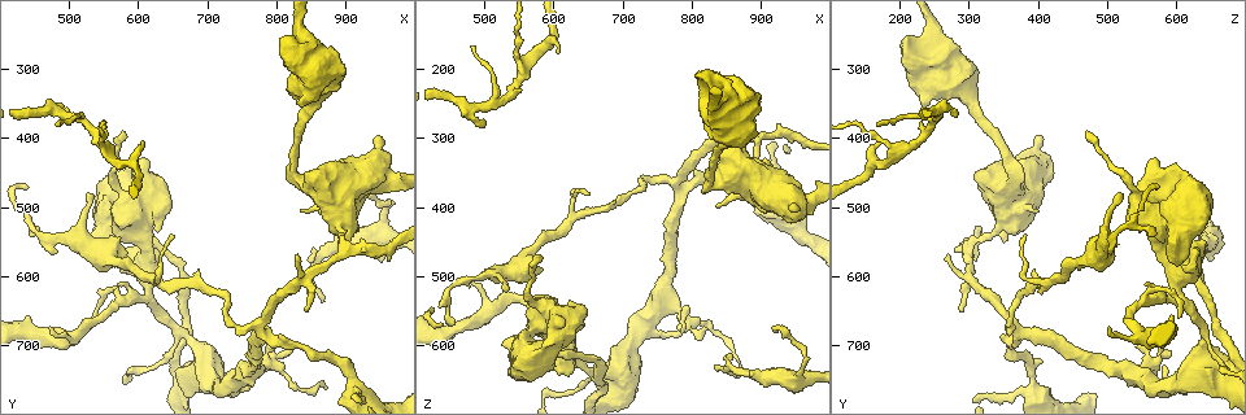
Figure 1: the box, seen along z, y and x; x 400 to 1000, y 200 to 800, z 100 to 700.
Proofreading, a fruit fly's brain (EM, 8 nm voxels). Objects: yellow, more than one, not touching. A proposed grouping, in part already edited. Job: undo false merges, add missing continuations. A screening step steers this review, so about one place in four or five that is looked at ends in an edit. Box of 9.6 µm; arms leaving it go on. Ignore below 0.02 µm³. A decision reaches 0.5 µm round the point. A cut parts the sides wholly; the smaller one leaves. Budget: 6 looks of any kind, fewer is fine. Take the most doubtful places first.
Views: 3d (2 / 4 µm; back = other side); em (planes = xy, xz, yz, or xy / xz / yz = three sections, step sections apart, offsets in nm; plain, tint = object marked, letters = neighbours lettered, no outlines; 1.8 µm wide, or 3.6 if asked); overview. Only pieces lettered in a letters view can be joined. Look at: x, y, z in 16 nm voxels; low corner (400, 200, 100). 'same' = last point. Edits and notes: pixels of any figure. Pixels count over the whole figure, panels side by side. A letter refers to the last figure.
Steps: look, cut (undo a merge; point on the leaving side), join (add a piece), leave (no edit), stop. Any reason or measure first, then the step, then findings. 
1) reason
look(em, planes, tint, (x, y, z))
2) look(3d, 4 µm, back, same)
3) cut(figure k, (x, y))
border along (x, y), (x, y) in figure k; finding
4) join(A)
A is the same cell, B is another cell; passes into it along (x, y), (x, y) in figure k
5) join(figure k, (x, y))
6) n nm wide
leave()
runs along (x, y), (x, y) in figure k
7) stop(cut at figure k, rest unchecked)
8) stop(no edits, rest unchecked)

looks like a crossing
look(em, yz, step 16, plain, (785, 680, 380))

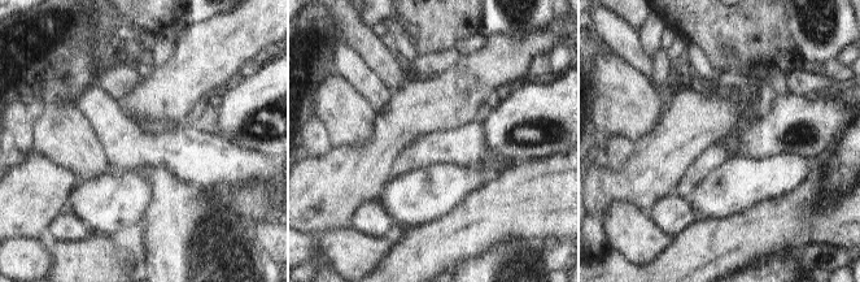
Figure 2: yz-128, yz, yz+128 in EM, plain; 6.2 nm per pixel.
look(em, yz, step 16, letters, same)

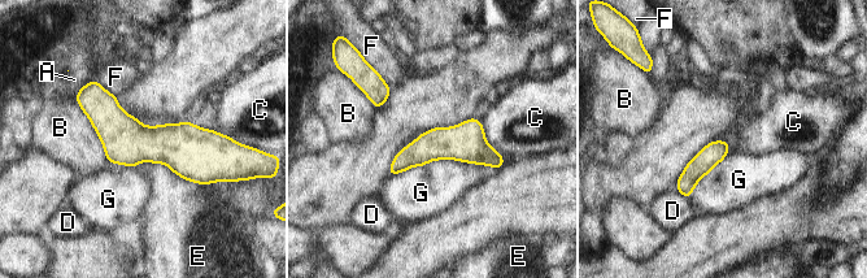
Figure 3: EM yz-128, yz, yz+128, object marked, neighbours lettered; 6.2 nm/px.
leave()
A, B, C, D, E, F and G are other cells; runs along (79, 96), (133, 143), (217, 146) in figure 3; continuous, no second neuron

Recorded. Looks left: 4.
thin end
look(em, xz, step 16, letters, (475, 675, 500))

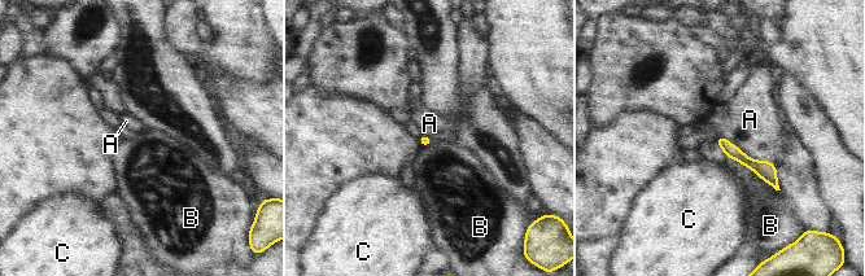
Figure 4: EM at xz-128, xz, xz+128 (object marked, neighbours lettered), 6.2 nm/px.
look(em, planes, letters, same)

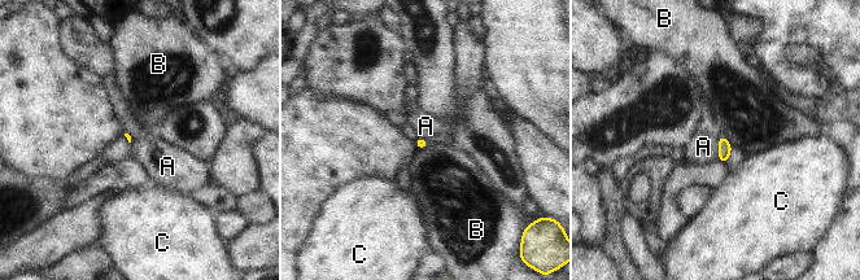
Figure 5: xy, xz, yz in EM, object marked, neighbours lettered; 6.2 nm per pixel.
leave()
A, B and C are other cells; border along (720, 134), (719, 156), (716, 158) in figure 5; none of them fits

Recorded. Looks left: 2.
thick end
look(em, xy, step 8, tint, (805, 255, 215))

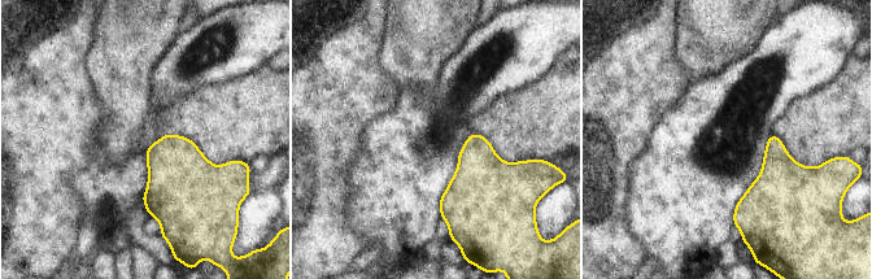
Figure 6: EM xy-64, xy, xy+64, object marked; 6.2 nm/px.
another direction
look(em, planes, letters, same)

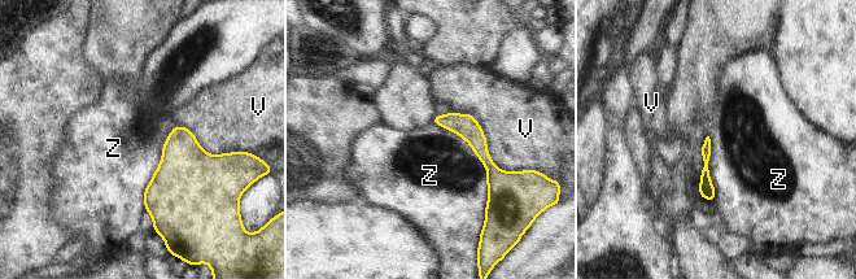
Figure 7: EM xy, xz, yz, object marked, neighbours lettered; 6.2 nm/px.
leave()
V and Z are other cells; none of them fits

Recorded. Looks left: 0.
stop(no edits, rest unchecked)

